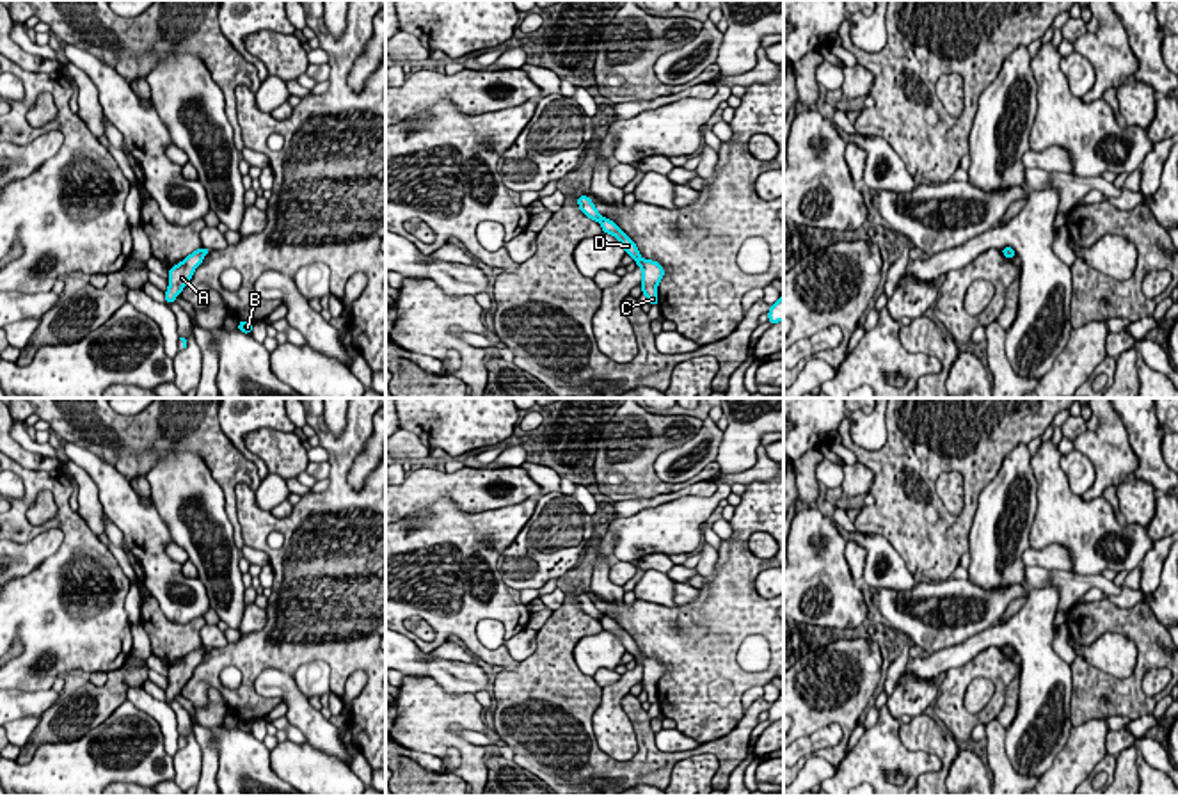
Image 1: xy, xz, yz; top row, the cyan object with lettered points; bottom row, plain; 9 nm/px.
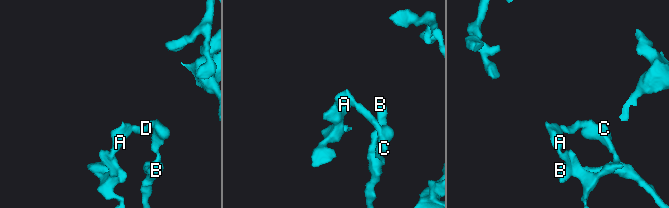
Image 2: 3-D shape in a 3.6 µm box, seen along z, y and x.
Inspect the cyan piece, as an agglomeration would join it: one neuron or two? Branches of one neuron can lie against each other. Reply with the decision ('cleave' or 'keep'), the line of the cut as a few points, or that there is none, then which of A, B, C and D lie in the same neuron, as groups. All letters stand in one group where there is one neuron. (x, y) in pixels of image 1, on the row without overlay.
cleave | xz (603, 615), (599, 619) | A / B C D

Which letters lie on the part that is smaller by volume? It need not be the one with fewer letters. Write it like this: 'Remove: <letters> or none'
Remove: A

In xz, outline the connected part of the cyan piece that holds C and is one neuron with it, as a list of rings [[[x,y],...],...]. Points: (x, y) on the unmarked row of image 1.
[[[602,617],[601,625],[604,631],[609,631],[617,638],[620,638],[625,652],[631,652],[634,656],[634,661],[641,665],[641,691],[647,693],[650,704],[659,702],[657,682],[665,673],[665,666],[657,659],[643,657],[638,650],[636,641],[617,624],[617,620]]]

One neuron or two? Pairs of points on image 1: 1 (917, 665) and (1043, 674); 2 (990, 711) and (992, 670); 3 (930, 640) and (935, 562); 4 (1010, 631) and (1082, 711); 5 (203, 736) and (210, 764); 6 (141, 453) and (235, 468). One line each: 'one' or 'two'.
1: one
2: one
3: two
4: two
5: one
6: one

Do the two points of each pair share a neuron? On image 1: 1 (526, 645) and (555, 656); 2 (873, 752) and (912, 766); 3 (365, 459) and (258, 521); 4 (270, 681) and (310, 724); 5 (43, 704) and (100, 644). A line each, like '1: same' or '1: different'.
1: different
2: same
3: different
4: same
5: different

